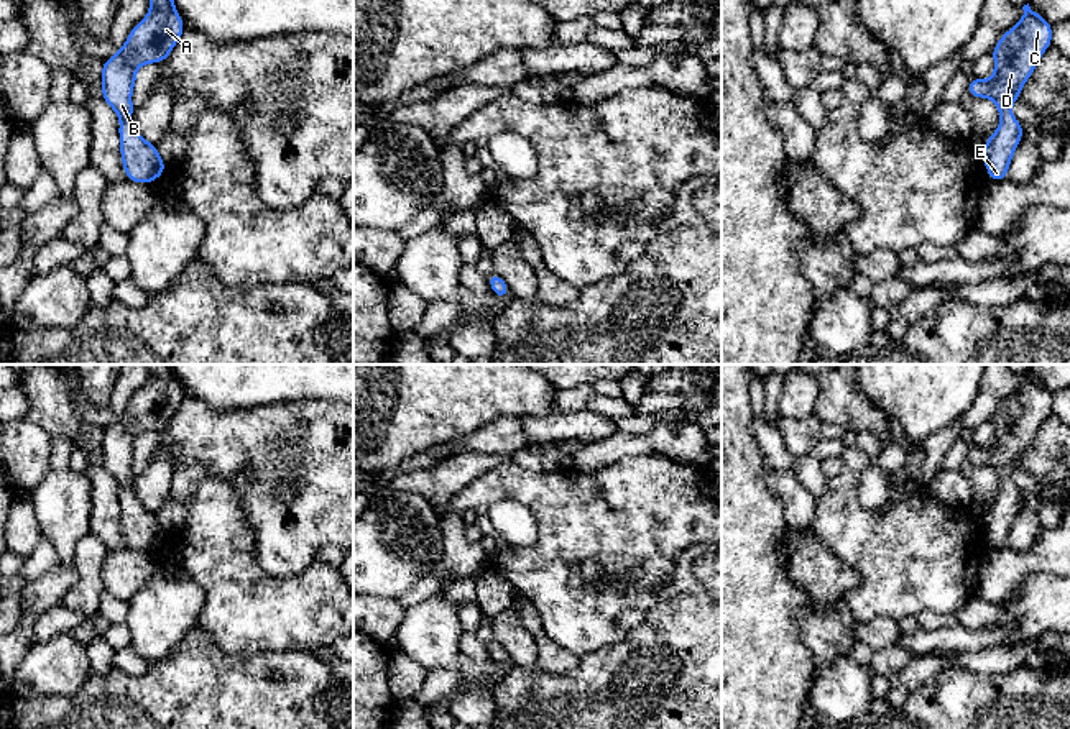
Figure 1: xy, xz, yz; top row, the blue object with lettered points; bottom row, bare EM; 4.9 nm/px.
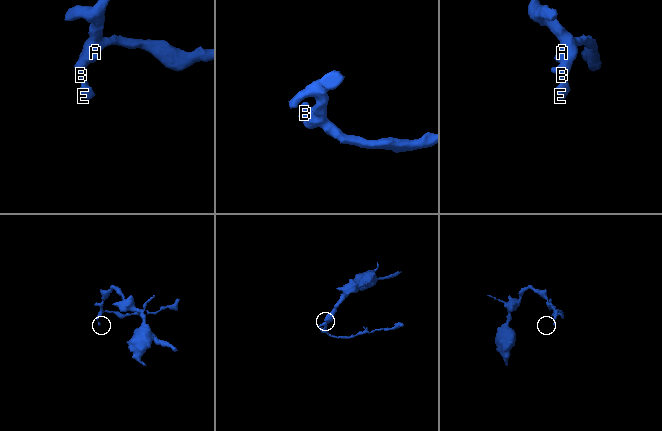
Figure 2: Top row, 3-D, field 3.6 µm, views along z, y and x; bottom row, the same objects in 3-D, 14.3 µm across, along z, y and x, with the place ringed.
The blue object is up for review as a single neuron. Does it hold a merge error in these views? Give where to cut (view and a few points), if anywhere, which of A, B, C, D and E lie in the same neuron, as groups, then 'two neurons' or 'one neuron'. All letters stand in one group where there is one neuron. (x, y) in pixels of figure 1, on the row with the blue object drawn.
cut none; groups A B C D E; one neuron

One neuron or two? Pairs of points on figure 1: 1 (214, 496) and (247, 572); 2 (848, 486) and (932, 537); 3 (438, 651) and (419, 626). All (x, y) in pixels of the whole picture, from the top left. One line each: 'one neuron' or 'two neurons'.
1: one neuron
2: one neuron
3: one neuron

